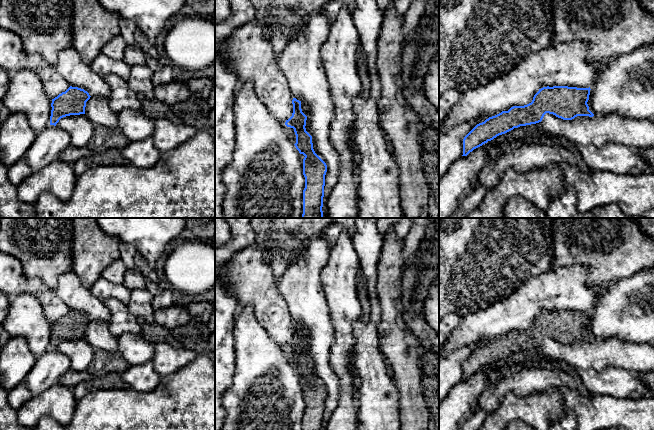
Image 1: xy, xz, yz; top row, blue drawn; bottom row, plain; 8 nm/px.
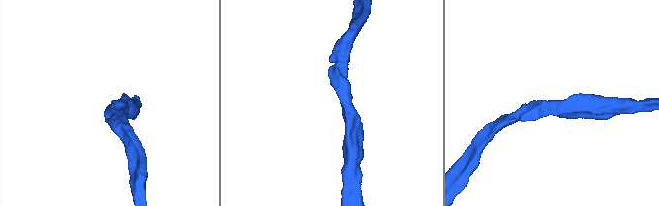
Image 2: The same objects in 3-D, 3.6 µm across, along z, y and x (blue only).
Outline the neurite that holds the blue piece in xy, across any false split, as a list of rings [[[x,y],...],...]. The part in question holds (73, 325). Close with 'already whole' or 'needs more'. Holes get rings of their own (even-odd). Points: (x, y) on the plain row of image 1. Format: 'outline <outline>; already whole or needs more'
outline [[[70,310],[52,323],[50,349],[56,350],[59,344],[66,340],[85,338],[86,326],[90,321],[84,313]]]; already whole

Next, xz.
outline [[[293,322],[293,337],[286,344],[285,349],[293,352],[296,359],[296,367],[294,368],[300,378],[305,381],[303,383],[303,399],[305,401],[305,412],[303,414],[303,430],[323,430],[325,399],[327,396],[326,387],[315,377],[313,373],[312,360],[306,355],[307,340],[302,336],[301,325]]]; already whole

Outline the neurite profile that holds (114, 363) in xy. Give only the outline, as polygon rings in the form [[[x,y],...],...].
[[[118,354],[104,355],[99,360],[97,372],[101,374],[117,373],[121,374],[126,371],[129,364]]]

